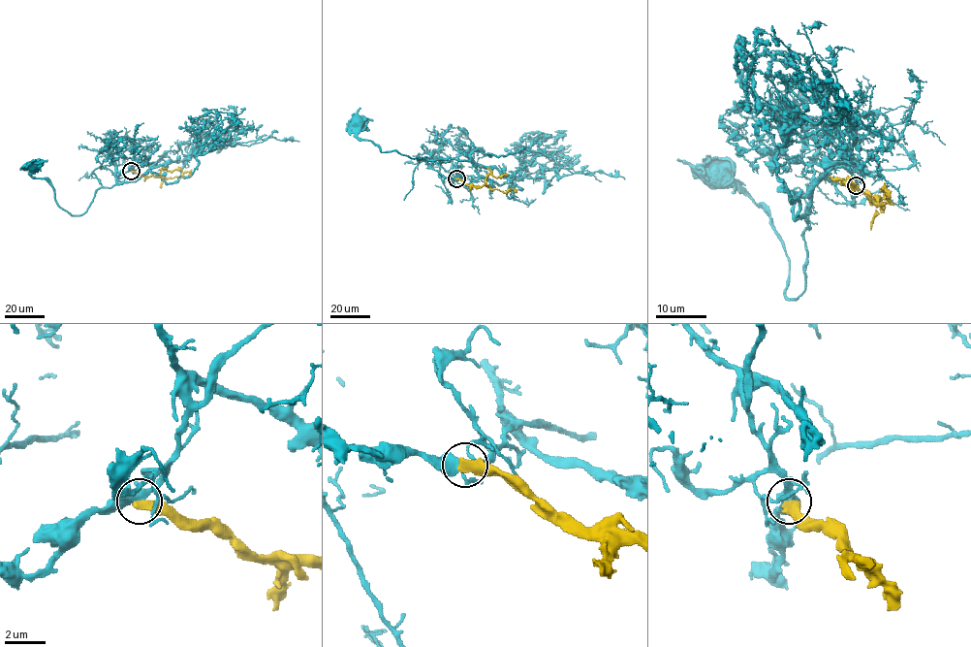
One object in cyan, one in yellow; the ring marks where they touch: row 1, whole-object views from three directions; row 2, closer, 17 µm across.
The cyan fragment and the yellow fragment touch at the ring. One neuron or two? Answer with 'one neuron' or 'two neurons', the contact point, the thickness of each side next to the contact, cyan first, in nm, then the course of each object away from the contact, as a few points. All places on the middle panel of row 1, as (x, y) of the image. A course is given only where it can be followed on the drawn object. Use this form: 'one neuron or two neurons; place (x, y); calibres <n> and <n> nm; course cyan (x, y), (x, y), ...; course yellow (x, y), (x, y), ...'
two neurons; place (456, 178); calibres 380 and 550 nm; course cyan (456, 178), (461, 175), (477, 179), (476, 165), (382, 152), (357, 137), (358, 122); course yellow (456, 178), (478, 187), (487, 185), (506, 193), (510, 188), (516, 192)

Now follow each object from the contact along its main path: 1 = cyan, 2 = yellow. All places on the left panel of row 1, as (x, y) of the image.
1: (131, 171), (137, 159), (153, 162), (135, 180), (101, 187), (72, 215), (49, 183), (31, 176), (32, 164)
2: (131, 171), (143, 176), (168, 178), (180, 177), (188, 172), (190, 176)

